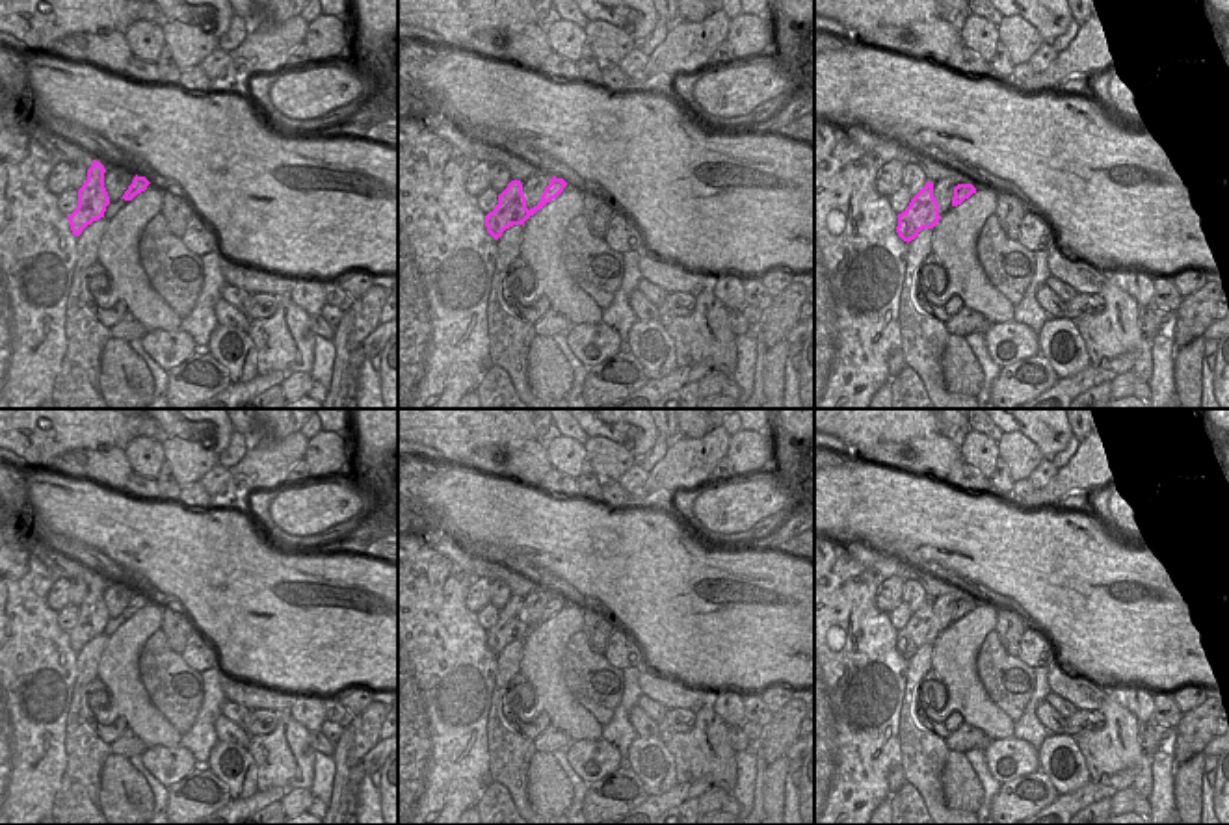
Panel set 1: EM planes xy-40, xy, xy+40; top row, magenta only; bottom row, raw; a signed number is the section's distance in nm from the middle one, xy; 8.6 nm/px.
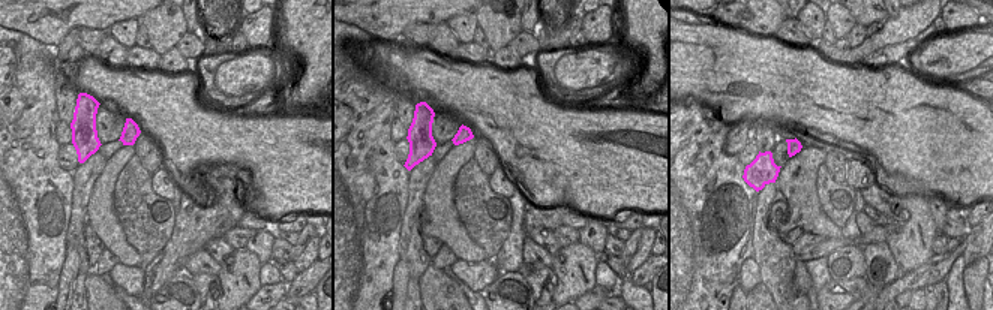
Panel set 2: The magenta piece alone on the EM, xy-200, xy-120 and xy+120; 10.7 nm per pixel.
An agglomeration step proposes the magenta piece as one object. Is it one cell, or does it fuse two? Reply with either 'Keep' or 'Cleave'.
Cleave.

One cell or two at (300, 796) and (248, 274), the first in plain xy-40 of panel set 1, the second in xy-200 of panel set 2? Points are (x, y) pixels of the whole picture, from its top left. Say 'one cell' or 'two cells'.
two cells

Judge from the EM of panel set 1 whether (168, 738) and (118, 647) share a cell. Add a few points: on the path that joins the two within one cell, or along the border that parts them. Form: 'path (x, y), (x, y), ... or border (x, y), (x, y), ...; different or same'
path (145, 716), (129, 699), (119, 669); same

